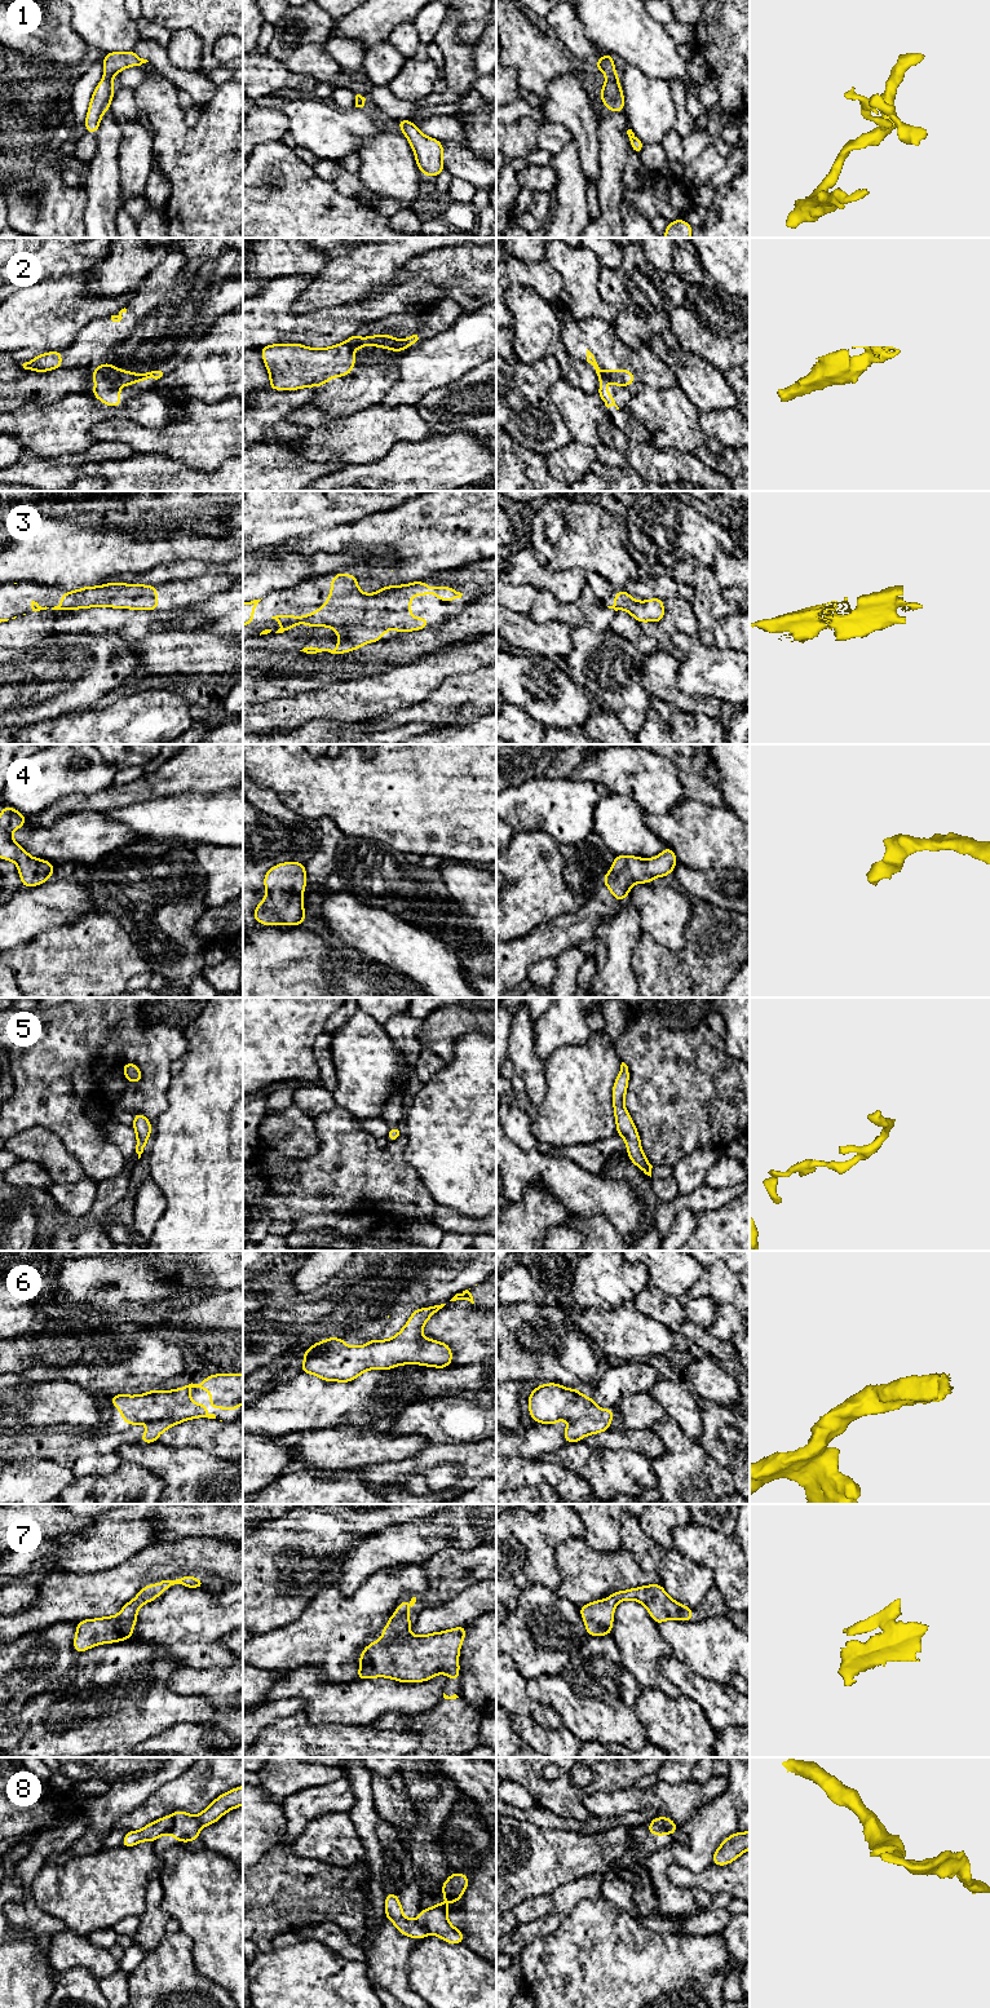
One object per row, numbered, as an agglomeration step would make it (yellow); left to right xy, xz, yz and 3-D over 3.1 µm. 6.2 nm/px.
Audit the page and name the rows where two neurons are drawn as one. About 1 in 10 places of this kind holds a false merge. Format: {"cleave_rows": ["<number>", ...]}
{"cleave_rows": ["8"]}

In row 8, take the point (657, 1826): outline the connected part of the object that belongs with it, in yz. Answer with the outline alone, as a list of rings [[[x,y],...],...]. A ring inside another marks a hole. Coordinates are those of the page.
[[[655,1817],[649,1825],[648,1831],[654,1836],[663,1836],[668,1834],[666,1823],[662,1817]]]

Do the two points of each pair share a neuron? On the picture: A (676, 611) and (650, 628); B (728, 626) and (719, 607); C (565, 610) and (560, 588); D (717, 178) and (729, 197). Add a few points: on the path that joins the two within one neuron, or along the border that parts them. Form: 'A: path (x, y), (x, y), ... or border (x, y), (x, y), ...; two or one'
A: path (671, 618), (661, 628), (657, 628); one
B: border (736, 613), (715, 623), (712, 644); two
C: border (538, 591), (549, 591), (562, 601), (578, 602); two
D: border (736, 175), (717, 189); two

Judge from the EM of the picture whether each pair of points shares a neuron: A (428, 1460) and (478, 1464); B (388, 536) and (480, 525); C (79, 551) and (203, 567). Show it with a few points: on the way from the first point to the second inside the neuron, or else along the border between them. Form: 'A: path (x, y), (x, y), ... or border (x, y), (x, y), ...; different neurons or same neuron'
A: path (441, 1458), (462, 1458), (465, 1460); same neuron
B: path (411, 538), (458, 538); same neuron
C: border (197, 558), (162, 562), (138, 574); different neurons

